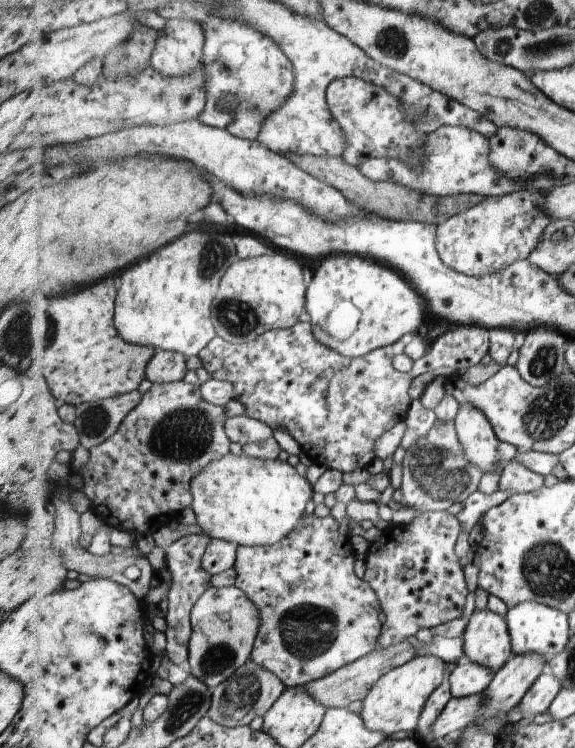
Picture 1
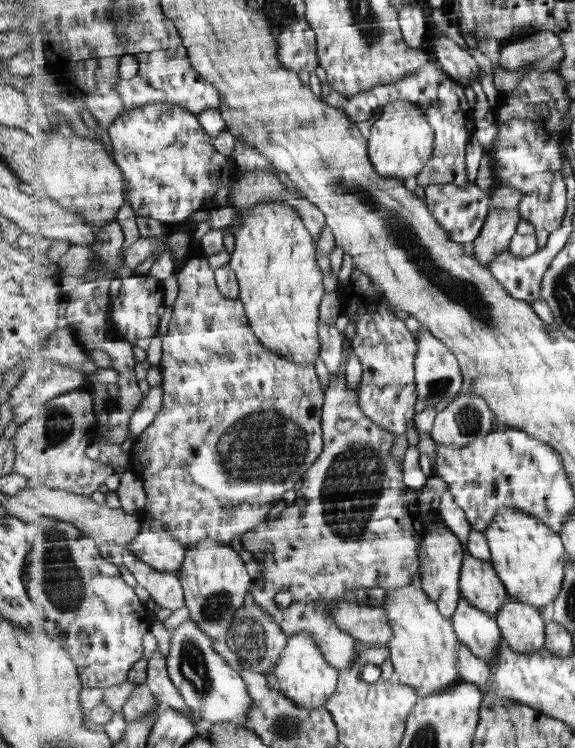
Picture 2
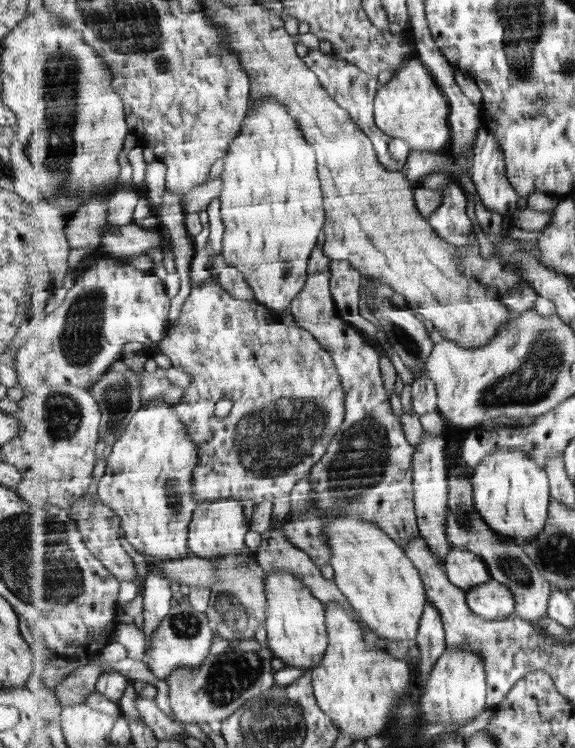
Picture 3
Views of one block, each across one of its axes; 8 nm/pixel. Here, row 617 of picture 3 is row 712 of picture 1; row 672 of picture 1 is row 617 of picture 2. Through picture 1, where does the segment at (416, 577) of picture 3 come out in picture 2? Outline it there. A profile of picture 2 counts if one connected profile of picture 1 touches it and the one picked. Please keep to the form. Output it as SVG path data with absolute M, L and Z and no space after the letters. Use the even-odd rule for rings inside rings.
M412 582L407 586L388 589L385 591L386 597L382 606L388 614L389 624L393 631L393 638L389 641L388 647L391 653L391 662L394 666L395 679L401 684L413 686L417 690L419 699L441 694L443 690L449 690L461 680L459 673L459 647L460 638L453 626L452 619L448 619L441 614L437 603L425 592L423 586L415 586Z

